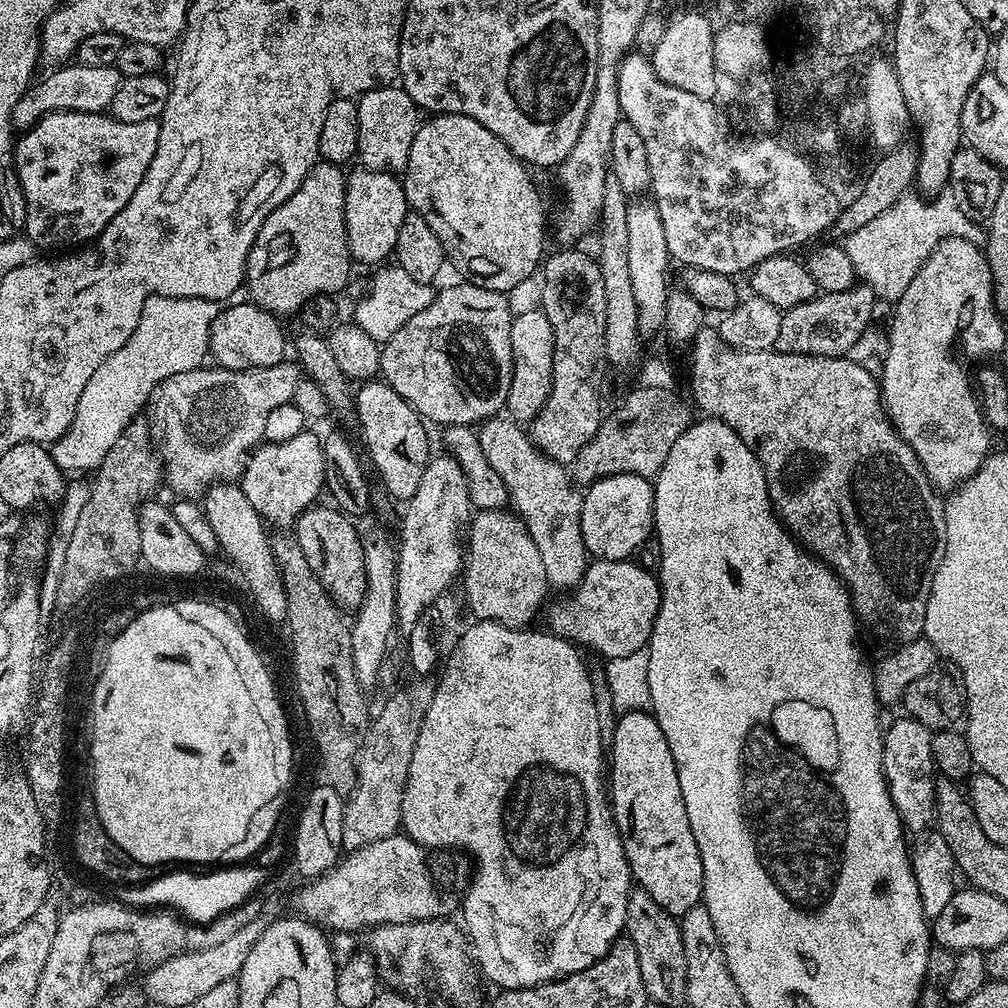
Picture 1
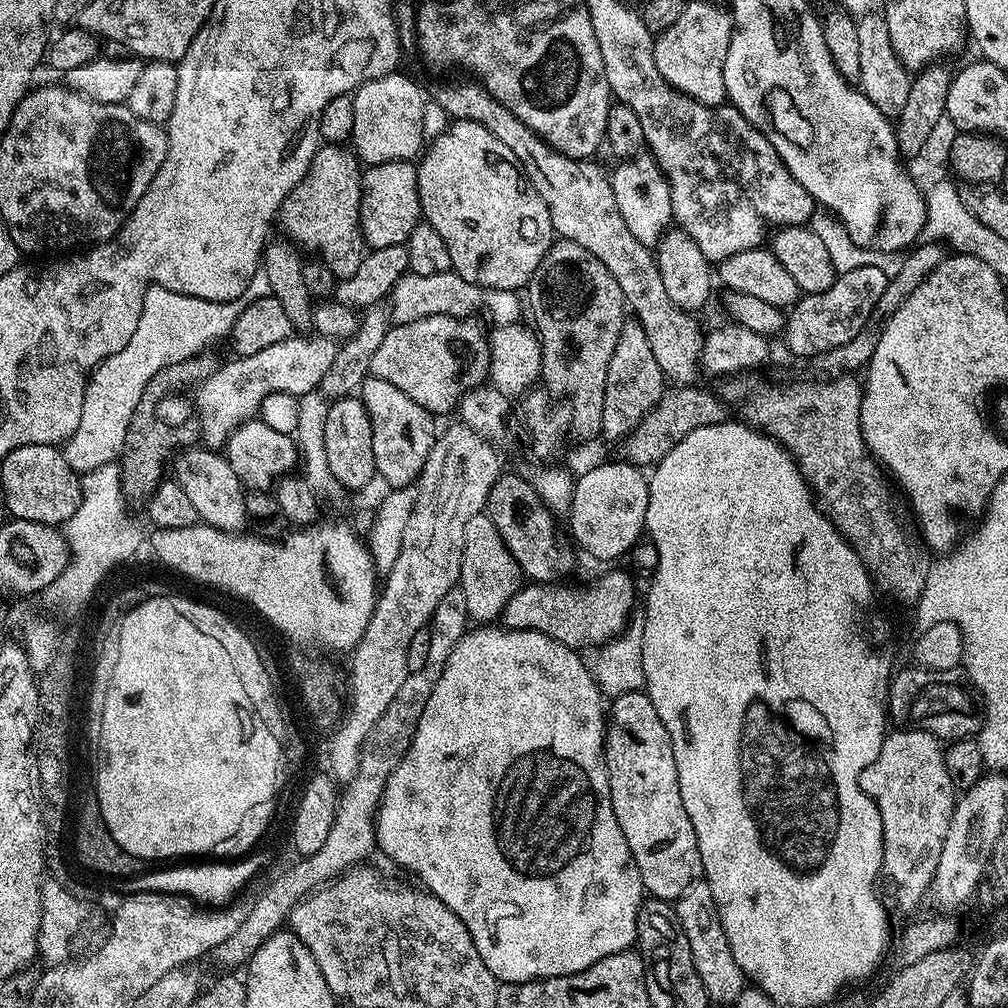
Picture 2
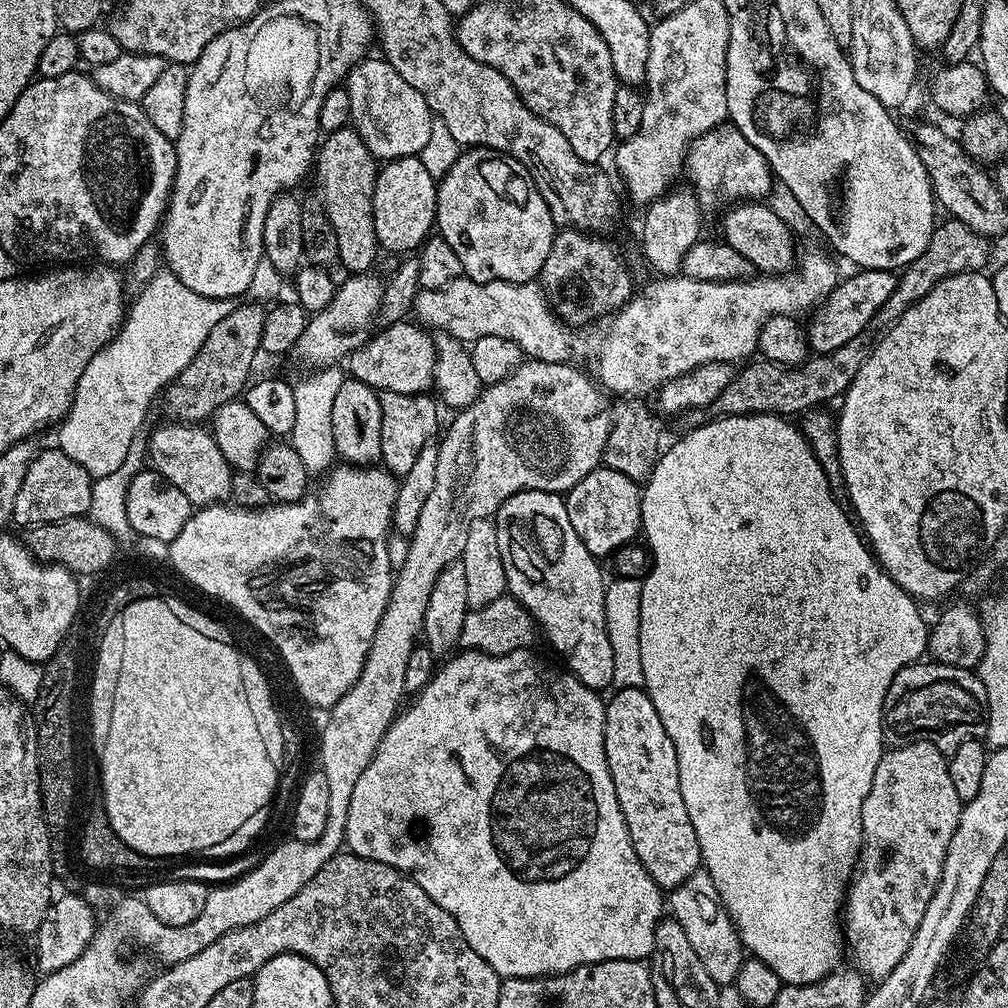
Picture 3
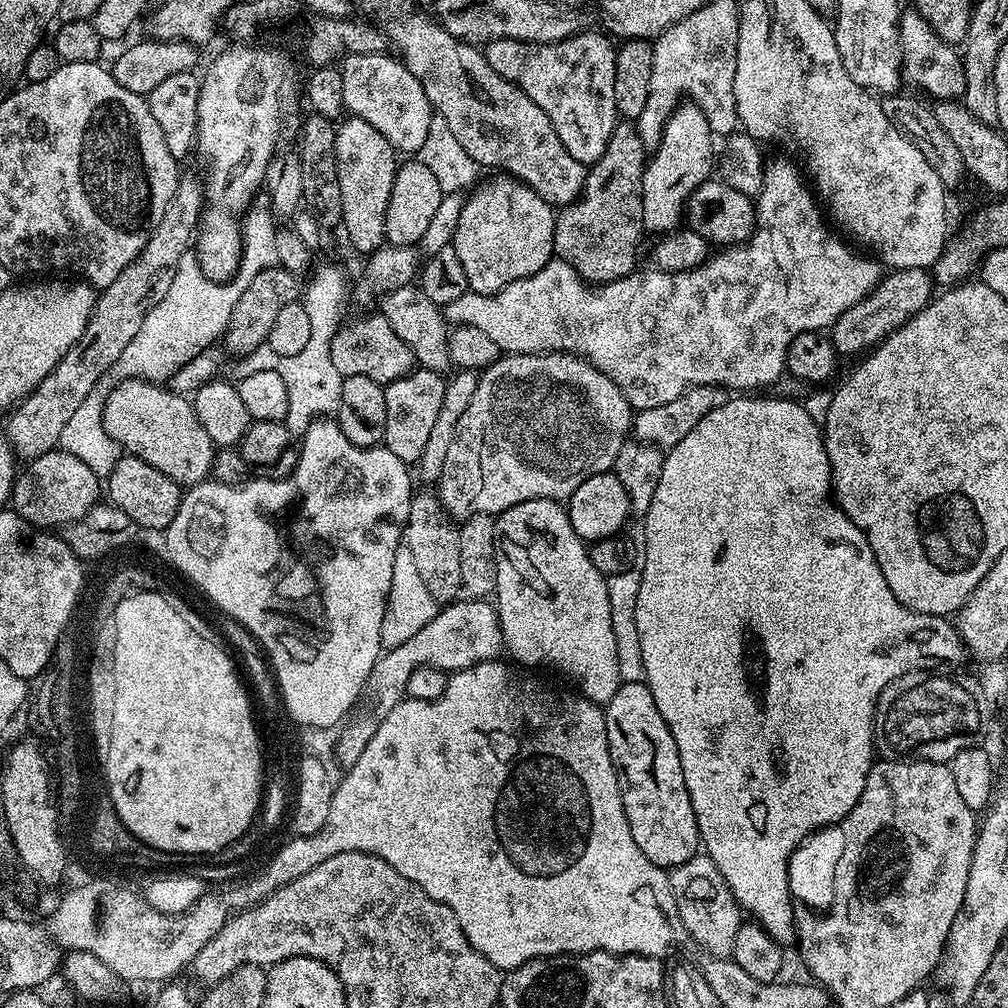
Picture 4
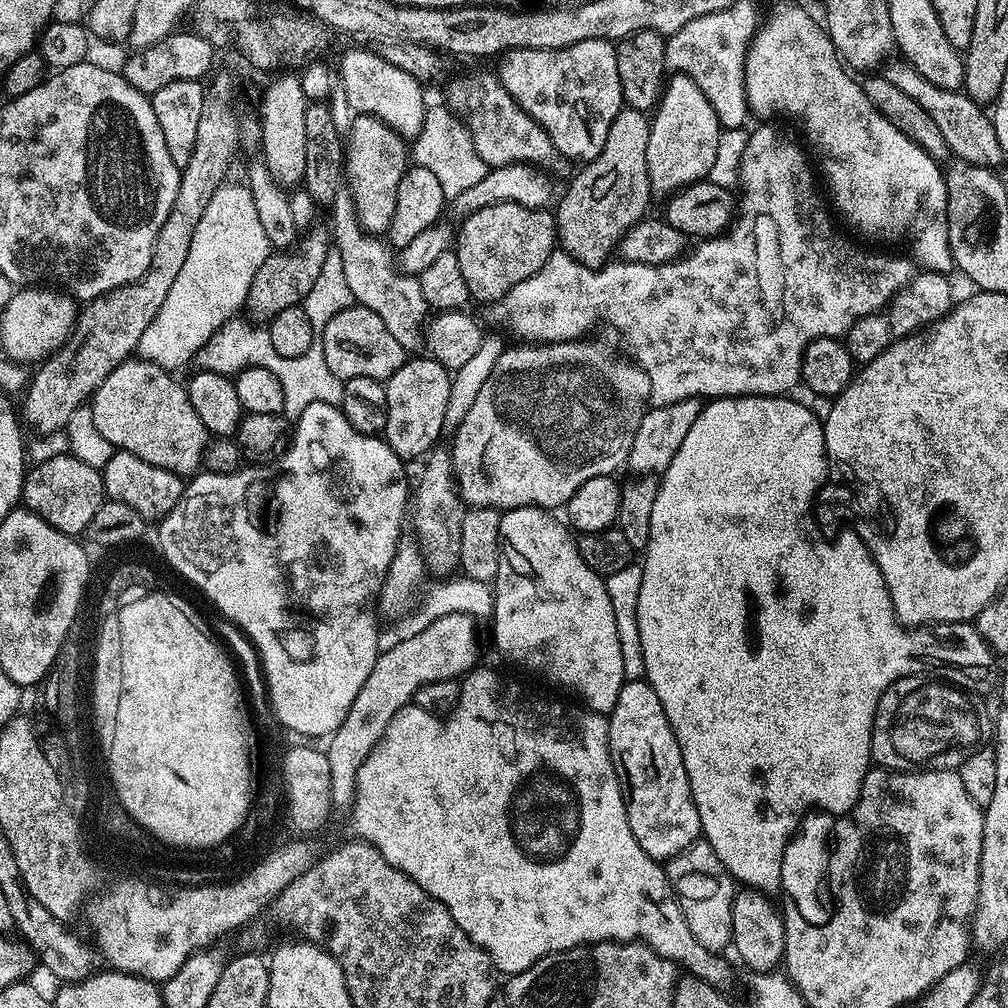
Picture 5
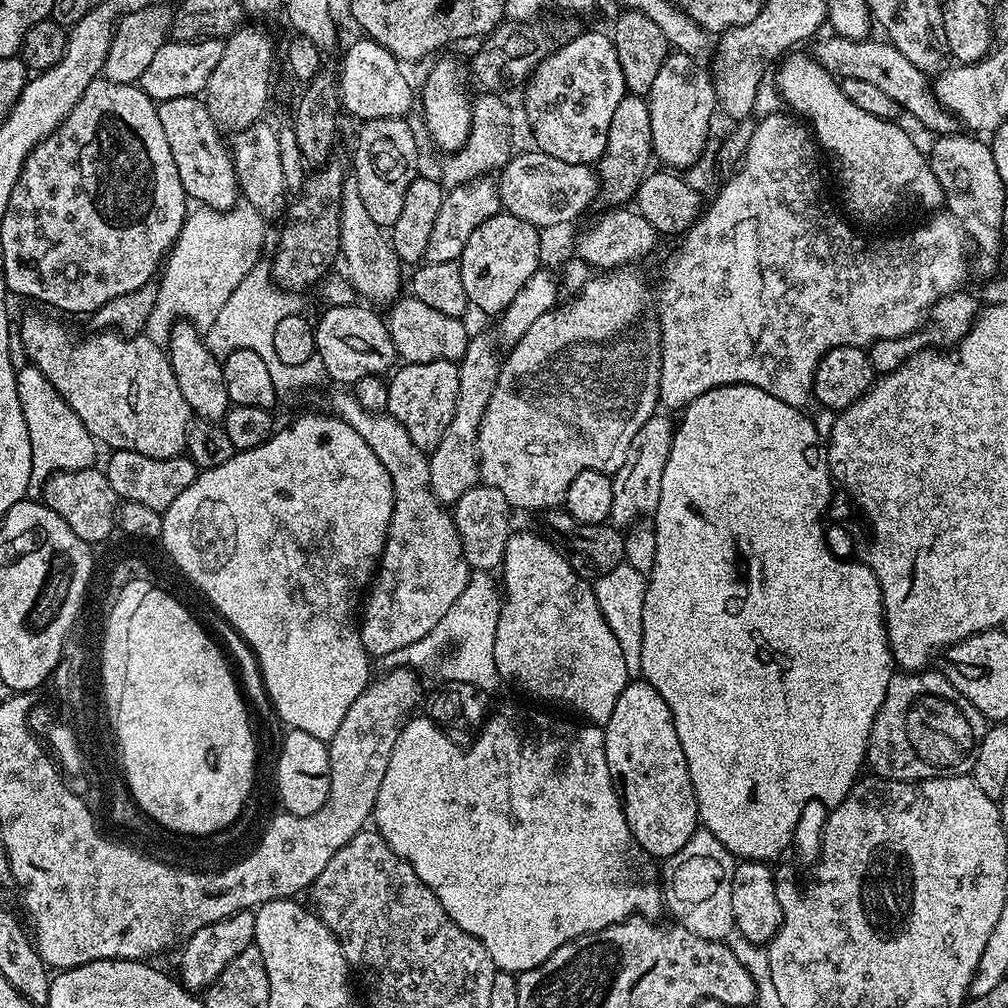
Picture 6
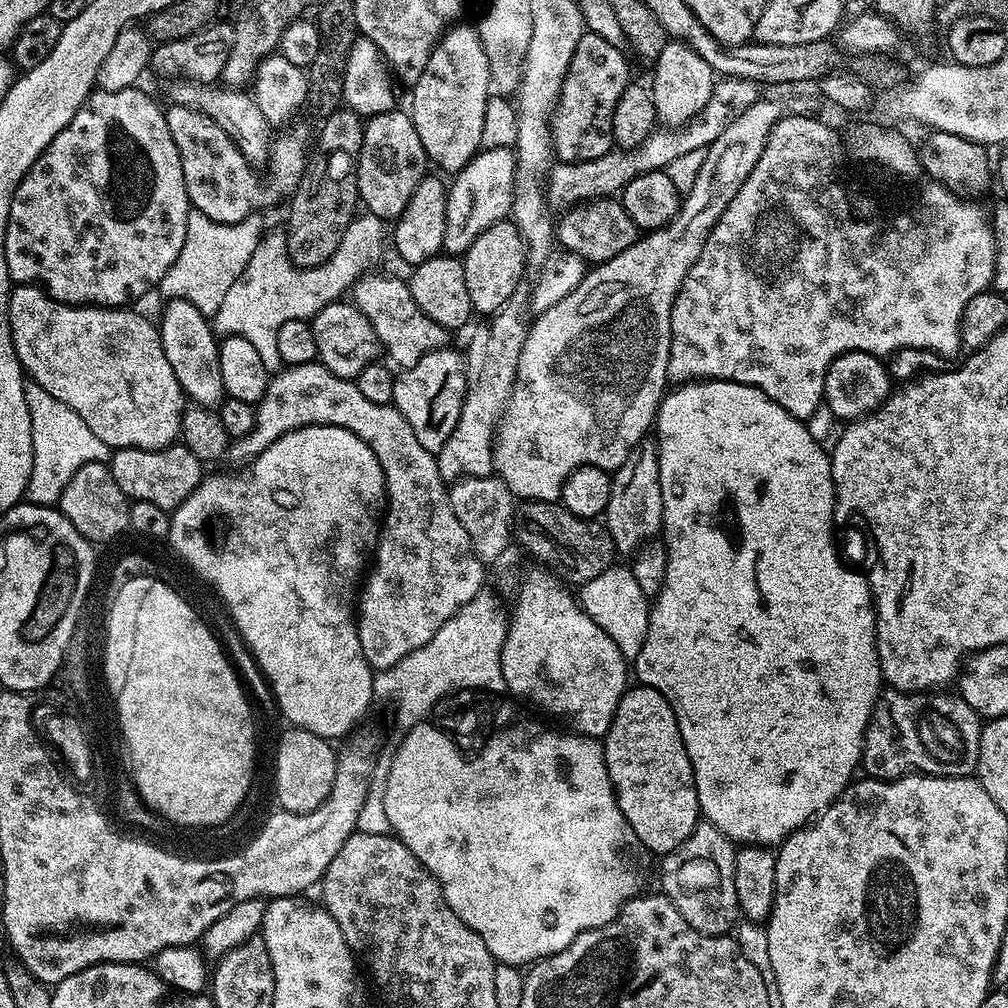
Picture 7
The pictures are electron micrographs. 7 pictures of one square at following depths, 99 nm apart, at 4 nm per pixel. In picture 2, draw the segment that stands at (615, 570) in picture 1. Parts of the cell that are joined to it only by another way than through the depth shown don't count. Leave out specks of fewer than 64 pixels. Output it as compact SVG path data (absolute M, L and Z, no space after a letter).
M608 572L605 576L598 577L583 595L560 587L564 586L538 582L521 587L519 592L512 595L510 602L506 602L502 613L503 627L541 632L553 636L568 648L577 650L583 649L587 640L595 646L603 646L608 641L615 640L627 628L633 615L632 607L636 604L636 588L626 573Z

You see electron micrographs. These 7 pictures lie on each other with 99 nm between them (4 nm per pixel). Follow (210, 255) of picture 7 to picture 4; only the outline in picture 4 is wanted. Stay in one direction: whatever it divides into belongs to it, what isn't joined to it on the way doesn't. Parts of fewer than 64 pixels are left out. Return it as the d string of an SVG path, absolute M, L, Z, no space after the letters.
M249 207L242 217L244 255L240 257L240 268L231 280L221 282L206 278L206 274L200 269L200 262L195 255L189 254L182 258L178 270L174 274L174 282L170 282L170 290L166 290L162 302L158 302L158 306L154 306L150 310L150 314L146 314L138 334L134 334L134 338L130 338L130 346L126 346L126 350L120 356L118 372L121 372L119 375L123 379L167 382L176 371L181 370L182 366L190 362L195 355L202 354L203 351L213 347L217 343L216 339L219 336L221 339L227 333L228 323L232 321L234 314L234 306L237 305L238 298L242 298L242 290L246 290L246 286L250 286L250 282L254 282L254 278L258 274L262 274L262 270L277 267L280 262L278 246L276 245L278 228L277 225L272 225L274 216L267 207L256 207Z

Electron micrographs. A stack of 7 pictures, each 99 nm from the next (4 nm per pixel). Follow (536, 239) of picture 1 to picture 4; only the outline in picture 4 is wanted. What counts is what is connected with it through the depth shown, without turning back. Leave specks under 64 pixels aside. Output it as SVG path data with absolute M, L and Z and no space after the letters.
M500 178L497 184L488 184L469 195L462 206L462 214L458 214L458 226L454 230L451 245L462 261L462 270L466 270L466 282L471 291L478 294L496 293L510 282L518 282L522 278L530 278L542 270L554 253L554 230L557 213L553 205L548 204L527 184L516 178Z

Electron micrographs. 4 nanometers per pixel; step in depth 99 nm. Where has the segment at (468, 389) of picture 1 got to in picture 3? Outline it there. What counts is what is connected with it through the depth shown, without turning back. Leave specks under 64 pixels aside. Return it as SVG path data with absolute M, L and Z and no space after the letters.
M401 322L387 325L388 333L373 335L362 347L347 357L346 365L351 379L361 380L377 390L398 394L424 394L433 387L433 372L436 362L436 345L433 337L419 323Z

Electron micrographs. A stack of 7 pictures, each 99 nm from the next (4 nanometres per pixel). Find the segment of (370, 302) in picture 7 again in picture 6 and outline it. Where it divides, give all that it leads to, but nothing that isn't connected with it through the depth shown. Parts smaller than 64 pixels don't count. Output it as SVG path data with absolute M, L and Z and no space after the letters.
M411 294L401 295L388 309L386 323L396 347L396 355L401 361L410 364L435 360L458 362L466 354L470 331L461 317L442 314L441 311L426 306L426 302L418 302Z

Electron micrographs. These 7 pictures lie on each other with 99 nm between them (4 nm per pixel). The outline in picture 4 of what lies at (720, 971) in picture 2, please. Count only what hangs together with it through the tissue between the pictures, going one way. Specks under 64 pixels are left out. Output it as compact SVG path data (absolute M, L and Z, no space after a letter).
M697 854L671 869L670 879L682 926L686 926L694 944L696 940L697 946L705 948L708 956L731 957L734 938L738 938L742 923L742 909L732 897L730 886L726 878L722 878L718 866L714 866L706 854Z

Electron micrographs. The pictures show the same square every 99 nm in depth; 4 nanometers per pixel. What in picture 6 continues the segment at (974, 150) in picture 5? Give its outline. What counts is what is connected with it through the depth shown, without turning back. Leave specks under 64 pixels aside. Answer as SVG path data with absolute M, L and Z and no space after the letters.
M835 34L829 35L829 40L820 40L816 44L814 58L827 72L837 78L860 78L872 82L879 90L893 99L899 109L909 112L924 128L929 128L932 134L947 134L957 131L958 121L947 108L940 105L936 97L931 79L898 46L889 44L887 39L869 38L866 40L851 40Z

